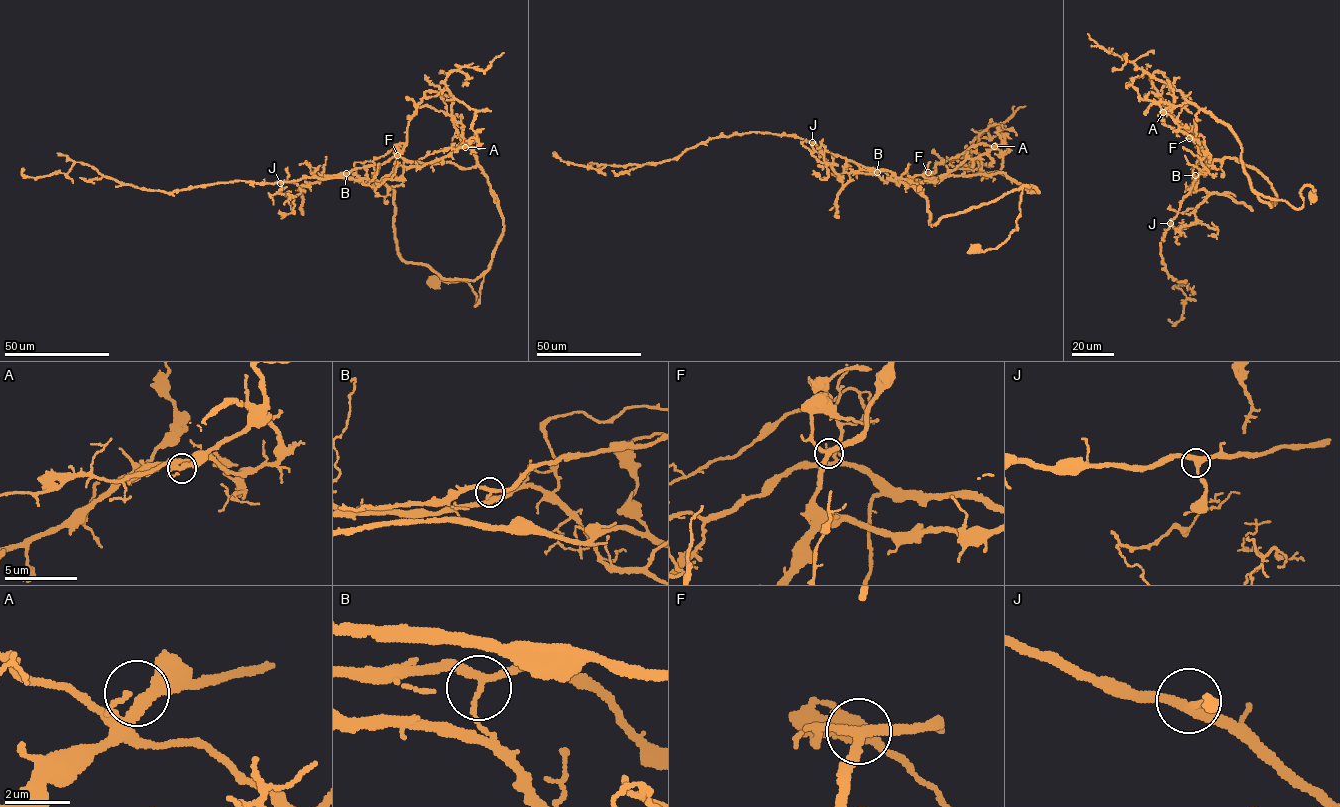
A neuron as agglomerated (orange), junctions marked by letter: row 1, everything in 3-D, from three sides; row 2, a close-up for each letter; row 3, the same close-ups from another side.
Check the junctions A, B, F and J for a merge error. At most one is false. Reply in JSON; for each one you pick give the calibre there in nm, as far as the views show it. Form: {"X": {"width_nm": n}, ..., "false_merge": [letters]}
{"B": {"width_nm": 180}, "false_merge": ["B"]}

